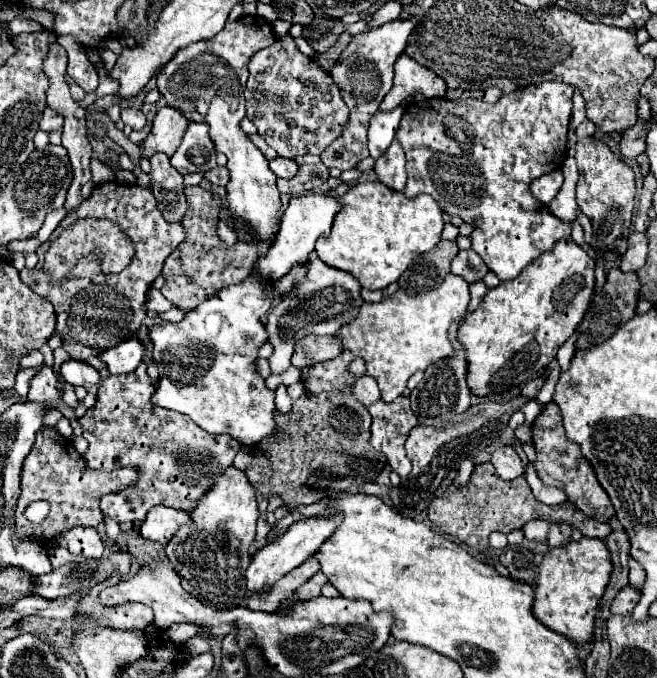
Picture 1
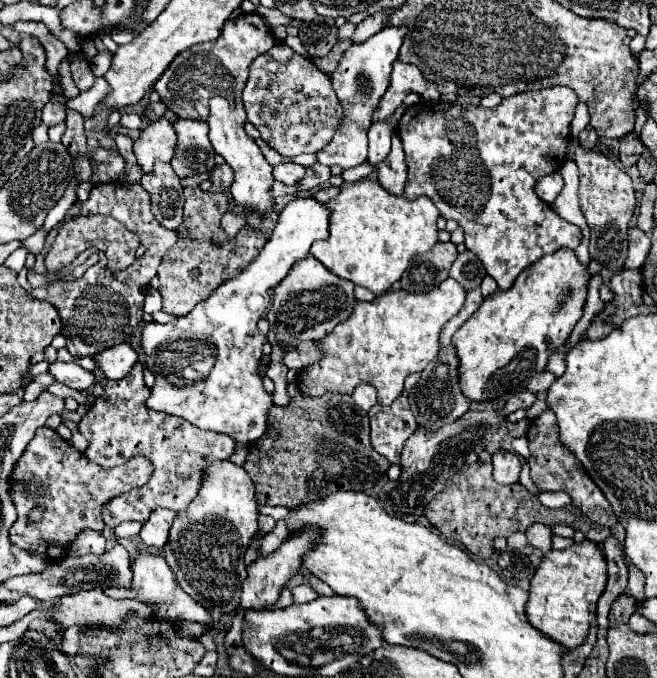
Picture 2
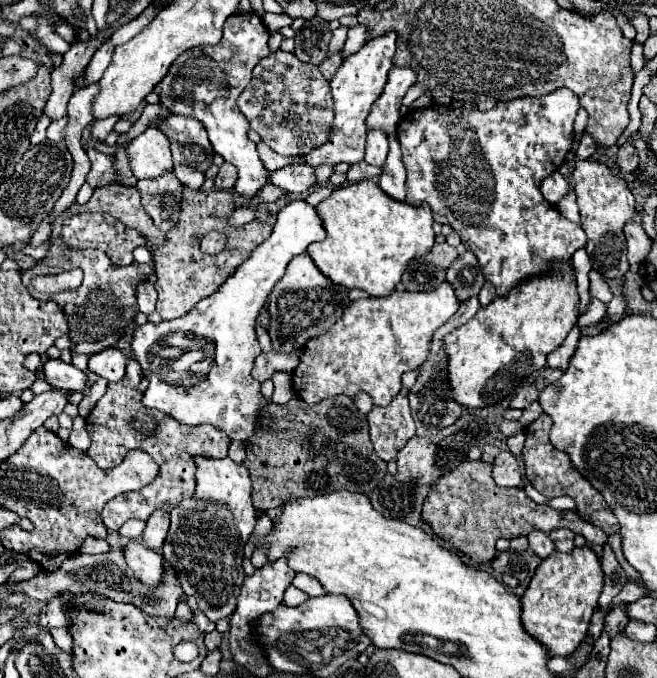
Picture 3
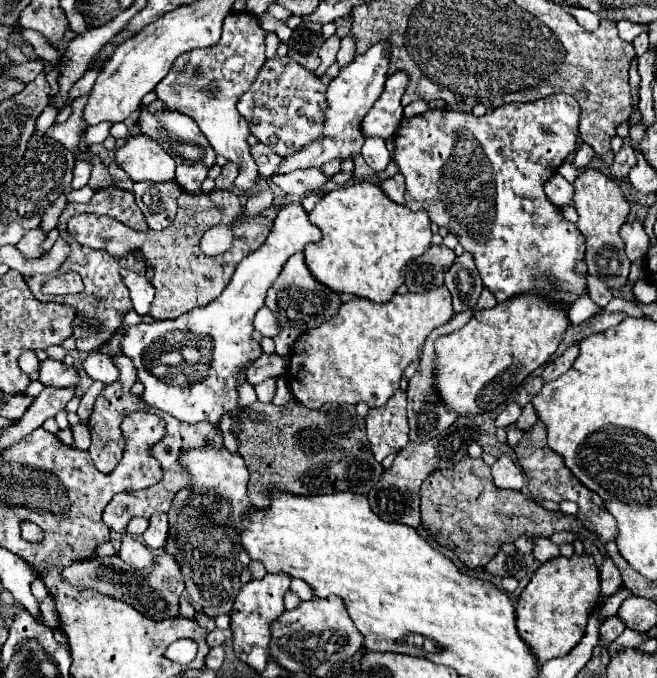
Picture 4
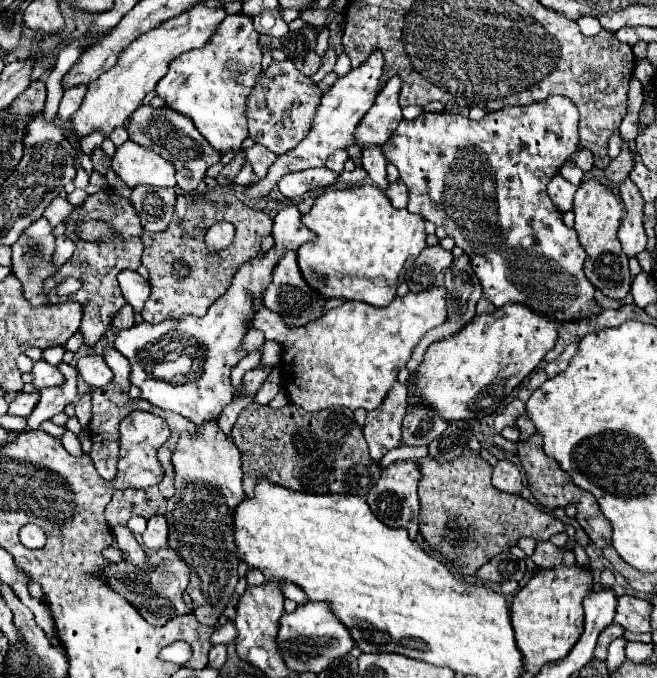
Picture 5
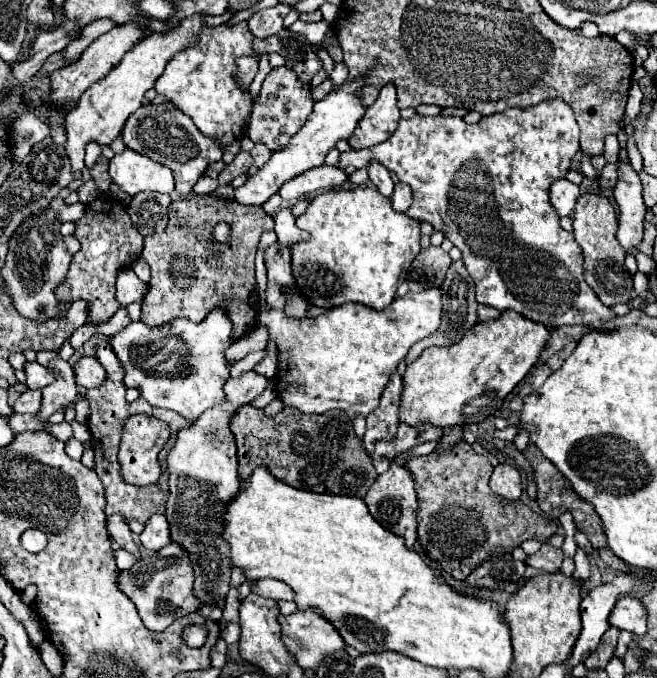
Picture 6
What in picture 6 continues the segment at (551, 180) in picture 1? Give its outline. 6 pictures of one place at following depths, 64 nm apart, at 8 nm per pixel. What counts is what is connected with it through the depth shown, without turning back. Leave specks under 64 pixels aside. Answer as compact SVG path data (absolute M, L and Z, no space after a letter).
M556 180L550 188L550 202L558 216L568 216L580 198L580 188L568 180Z

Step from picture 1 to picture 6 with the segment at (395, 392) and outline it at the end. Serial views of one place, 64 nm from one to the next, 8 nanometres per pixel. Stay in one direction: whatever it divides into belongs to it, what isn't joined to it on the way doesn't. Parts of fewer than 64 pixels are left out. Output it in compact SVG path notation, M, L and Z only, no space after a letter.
M430 288L430 290L422 290L418 294L414 292L408 292L406 296L402 298L396 298L388 308L384 310L374 310L374 308L366 308L366 306L360 306L360 304L344 304L344 306L336 306L336 308L330 308L326 310L324 314L316 316L316 318L304 318L304 320L296 320L296 318L288 318L284 316L284 312L280 310L260 310L258 314L258 322L266 324L268 326L268 332L270 332L270 338L276 340L276 348L278 348L278 372L276 372L276 384L274 384L274 390L276 390L276 396L282 400L284 406L294 406L298 408L300 412L306 412L306 414L324 414L328 410L344 410L348 414L348 418L356 418L356 416L368 416L376 404L380 402L380 394L382 390L386 388L388 384L388 378L390 374L396 370L396 366L404 360L406 352L410 350L410 346L422 338L428 338L430 334L436 332L436 328L440 326L440 320L442 320L442 294L440 294L440 288Z

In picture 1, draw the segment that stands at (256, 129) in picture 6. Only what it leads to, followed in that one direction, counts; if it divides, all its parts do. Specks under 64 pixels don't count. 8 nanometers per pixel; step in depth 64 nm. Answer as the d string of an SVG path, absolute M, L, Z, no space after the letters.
M292 36L278 38L272 46L256 52L248 64L248 84L244 90L246 116L256 124L258 134L282 158L322 154L346 126L348 108L340 90L328 74L304 56Z

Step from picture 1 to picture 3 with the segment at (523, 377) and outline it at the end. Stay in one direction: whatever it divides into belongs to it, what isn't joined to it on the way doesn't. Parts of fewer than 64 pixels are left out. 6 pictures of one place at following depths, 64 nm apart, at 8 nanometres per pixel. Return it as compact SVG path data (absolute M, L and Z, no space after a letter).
M558 262L548 276L538 276L520 282L508 296L496 298L492 304L480 308L472 320L458 330L450 332L442 344L448 356L448 384L452 388L452 400L464 408L486 408L508 398L530 374L546 366L546 356L554 352L572 326L576 324L578 292L574 280L574 268L570 262Z

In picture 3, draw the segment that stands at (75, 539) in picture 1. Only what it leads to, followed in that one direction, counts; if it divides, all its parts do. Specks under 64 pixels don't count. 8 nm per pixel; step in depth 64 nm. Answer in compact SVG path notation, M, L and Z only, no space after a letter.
M86 538L84 546L80 548L80 552L84 554L104 554L110 550L110 544L106 540L96 540L96 538Z

